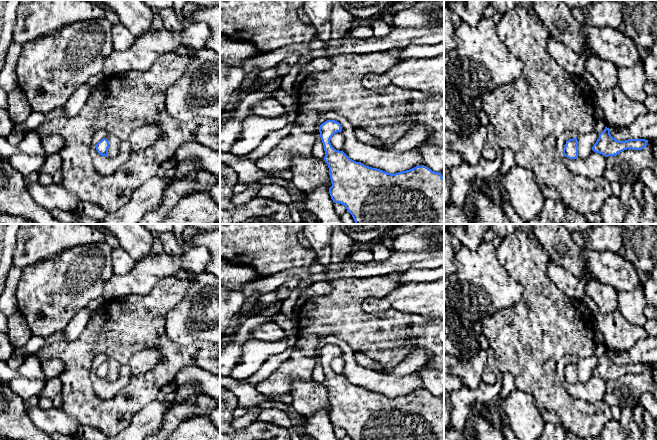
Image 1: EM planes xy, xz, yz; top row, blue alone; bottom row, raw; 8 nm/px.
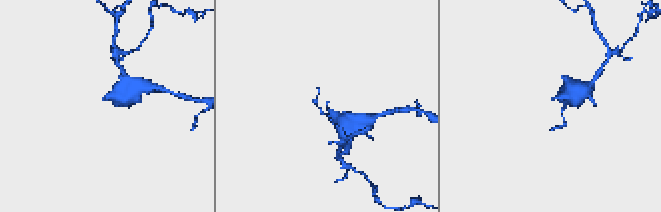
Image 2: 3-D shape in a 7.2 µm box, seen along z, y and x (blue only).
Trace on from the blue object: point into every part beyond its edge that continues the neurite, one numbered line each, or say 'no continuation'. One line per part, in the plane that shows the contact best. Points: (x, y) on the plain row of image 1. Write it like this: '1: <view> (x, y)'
no continuation

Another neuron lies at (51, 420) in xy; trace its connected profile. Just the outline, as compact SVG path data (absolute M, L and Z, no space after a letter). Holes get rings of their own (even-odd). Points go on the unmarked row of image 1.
M37 405L29 408L27 415L38 429L49 435L57 432L70 436L78 432L81 426L76 417L70 416L62 408L42 409Z

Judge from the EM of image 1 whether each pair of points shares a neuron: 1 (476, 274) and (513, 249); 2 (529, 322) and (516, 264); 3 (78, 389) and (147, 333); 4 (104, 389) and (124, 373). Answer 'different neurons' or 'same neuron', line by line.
1: different neurons
2: same neuron
3: same neuron
4: same neuron

